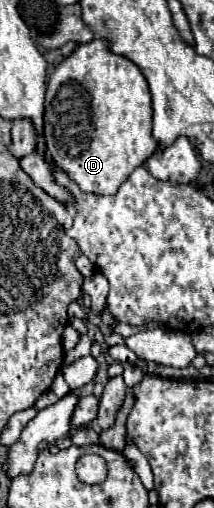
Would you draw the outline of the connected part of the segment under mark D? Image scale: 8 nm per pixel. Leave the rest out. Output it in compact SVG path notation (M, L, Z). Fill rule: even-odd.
M105 39L79 45L57 65L47 83L43 121L47 153L85 193L115 195L133 169L143 165L157 151L157 141L151 135L151 93L147 81L137 67L129 67L129 59L109 53L109 43Z

